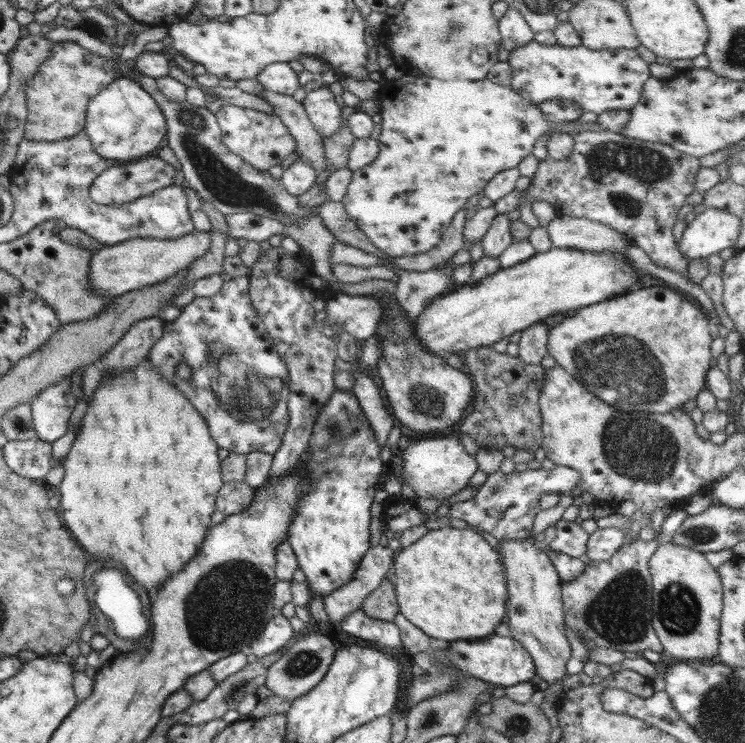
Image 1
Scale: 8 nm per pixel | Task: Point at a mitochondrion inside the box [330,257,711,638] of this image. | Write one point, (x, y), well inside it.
(647, 384)

